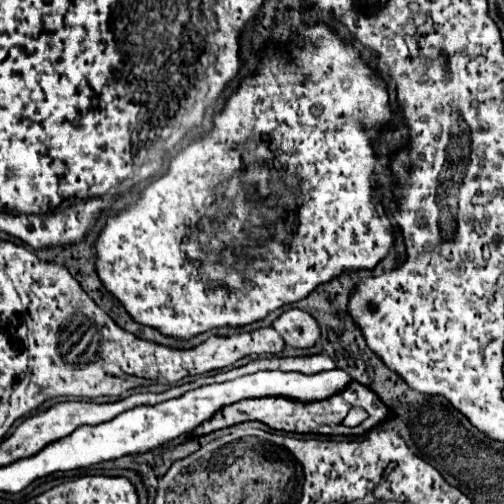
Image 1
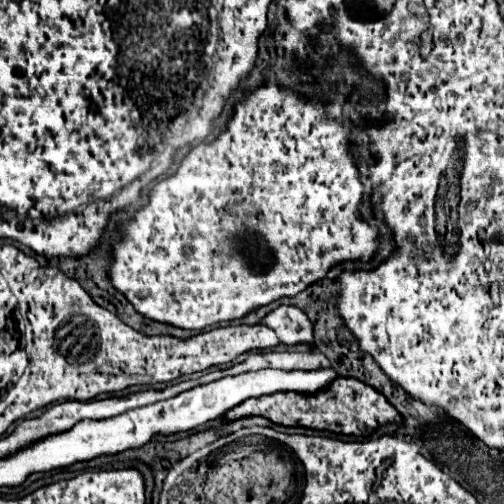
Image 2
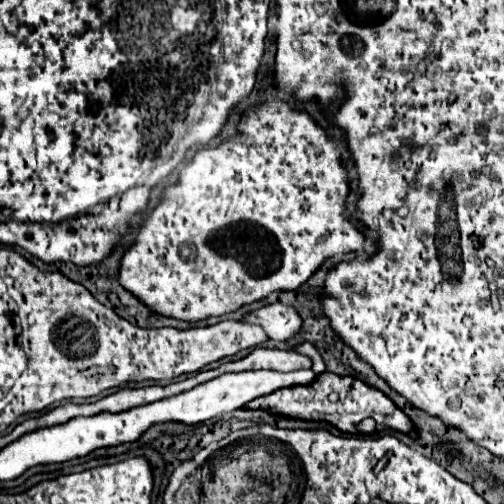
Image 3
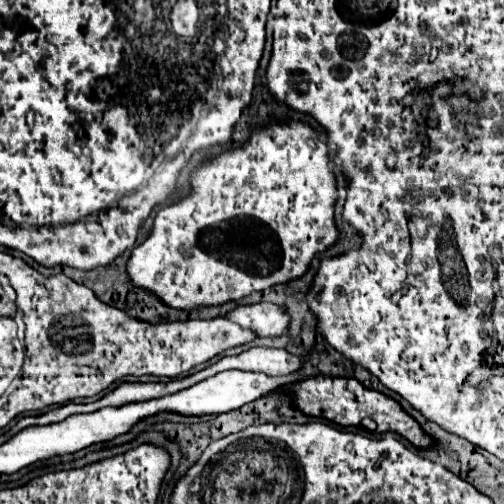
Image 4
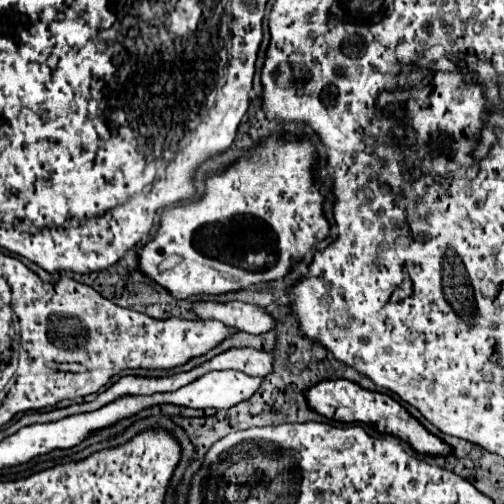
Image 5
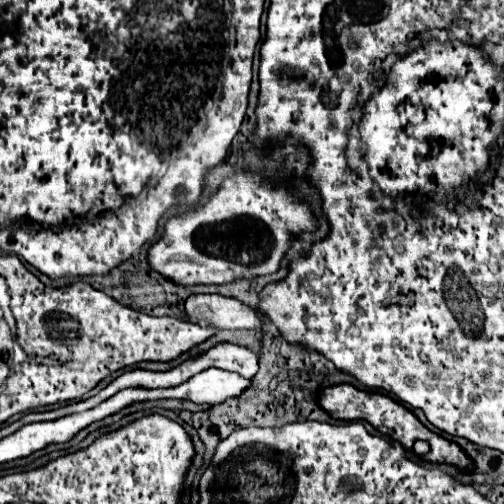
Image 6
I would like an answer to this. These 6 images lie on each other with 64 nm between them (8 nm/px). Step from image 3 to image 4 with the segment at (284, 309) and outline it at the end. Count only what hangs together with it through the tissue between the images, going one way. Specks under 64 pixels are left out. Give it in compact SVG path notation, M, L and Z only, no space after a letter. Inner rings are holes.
M266 302L248 304L248 306L240 304L234 310L226 312L224 318L240 324L242 328L254 330L258 336L280 336L290 322L286 312Z

